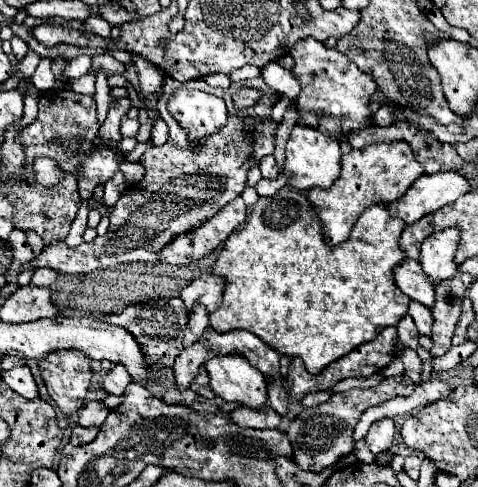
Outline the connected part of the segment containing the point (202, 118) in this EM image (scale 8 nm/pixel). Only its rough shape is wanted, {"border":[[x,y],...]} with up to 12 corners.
{"border":[[175,90],[167,110],[191,140],[227,124],[225,102],[201,90]]}

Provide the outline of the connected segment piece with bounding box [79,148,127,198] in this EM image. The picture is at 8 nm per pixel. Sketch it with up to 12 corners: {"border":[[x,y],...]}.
{"border":[[115,148],[93,150],[79,170],[81,198],[107,182],[127,154]]}

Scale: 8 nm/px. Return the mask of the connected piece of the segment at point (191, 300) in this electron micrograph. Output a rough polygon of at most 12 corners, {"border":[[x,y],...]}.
{"border":[[201,272],[181,290],[191,310],[195,304],[207,312],[219,308],[225,280],[213,272]]}

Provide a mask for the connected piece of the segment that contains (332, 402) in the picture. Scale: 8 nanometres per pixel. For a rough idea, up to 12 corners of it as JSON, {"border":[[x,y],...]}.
{"border":[[409,376],[383,378],[303,410],[287,428],[301,470],[353,452],[369,406],[409,396]]}

